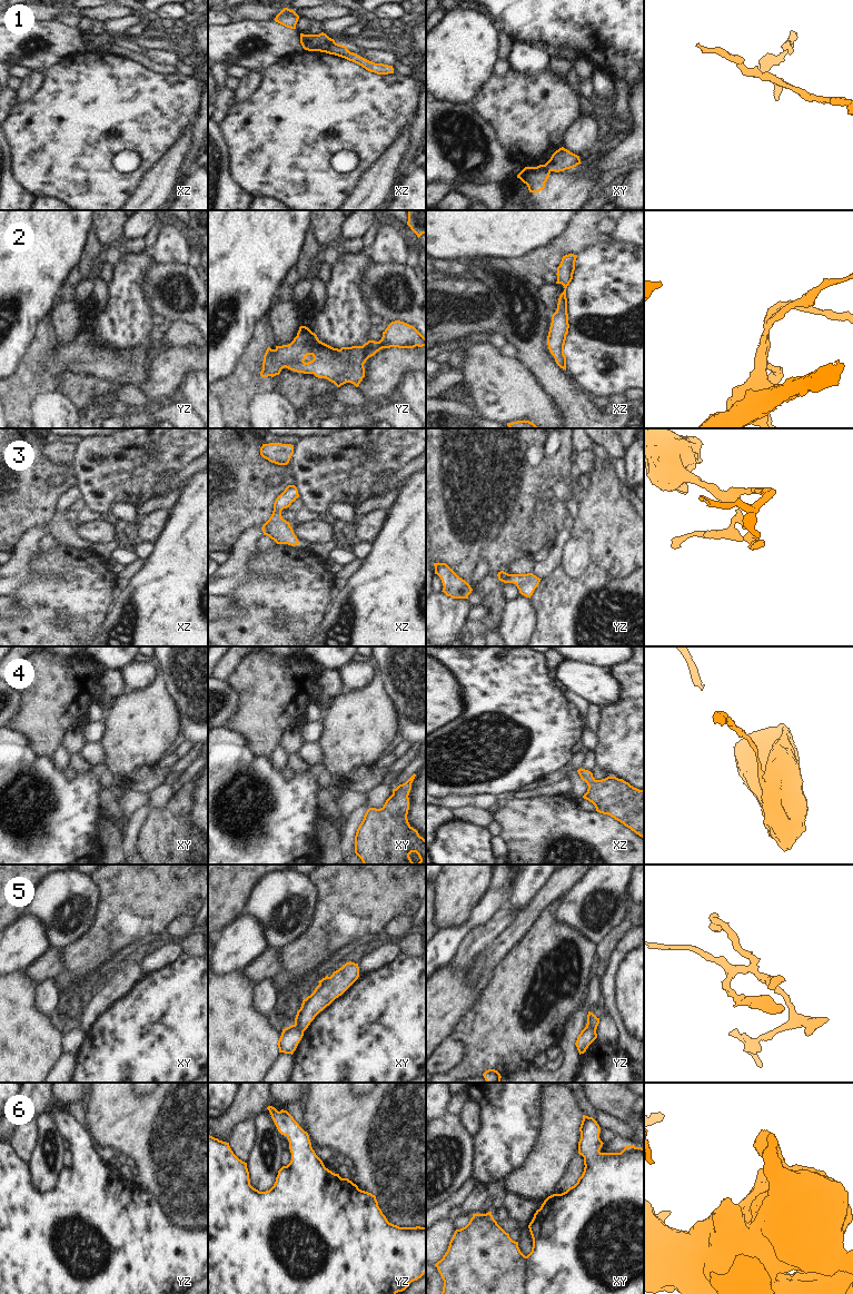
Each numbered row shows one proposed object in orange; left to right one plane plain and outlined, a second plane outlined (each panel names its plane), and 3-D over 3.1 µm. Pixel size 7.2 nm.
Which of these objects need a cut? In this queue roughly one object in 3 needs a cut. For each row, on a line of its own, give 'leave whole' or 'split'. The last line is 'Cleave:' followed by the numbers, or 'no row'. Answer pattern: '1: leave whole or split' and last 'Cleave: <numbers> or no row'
1: split
2: leave whole
3: leave whole
4: leave whole
5: split
6: leave whole
Cleave: 1, 5

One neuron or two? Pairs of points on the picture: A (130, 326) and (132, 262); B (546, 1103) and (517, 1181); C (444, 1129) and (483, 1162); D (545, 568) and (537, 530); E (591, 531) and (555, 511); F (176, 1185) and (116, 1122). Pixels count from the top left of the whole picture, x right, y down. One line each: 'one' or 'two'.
A: one
B: one
C: two
D: two
E: two
F: one

